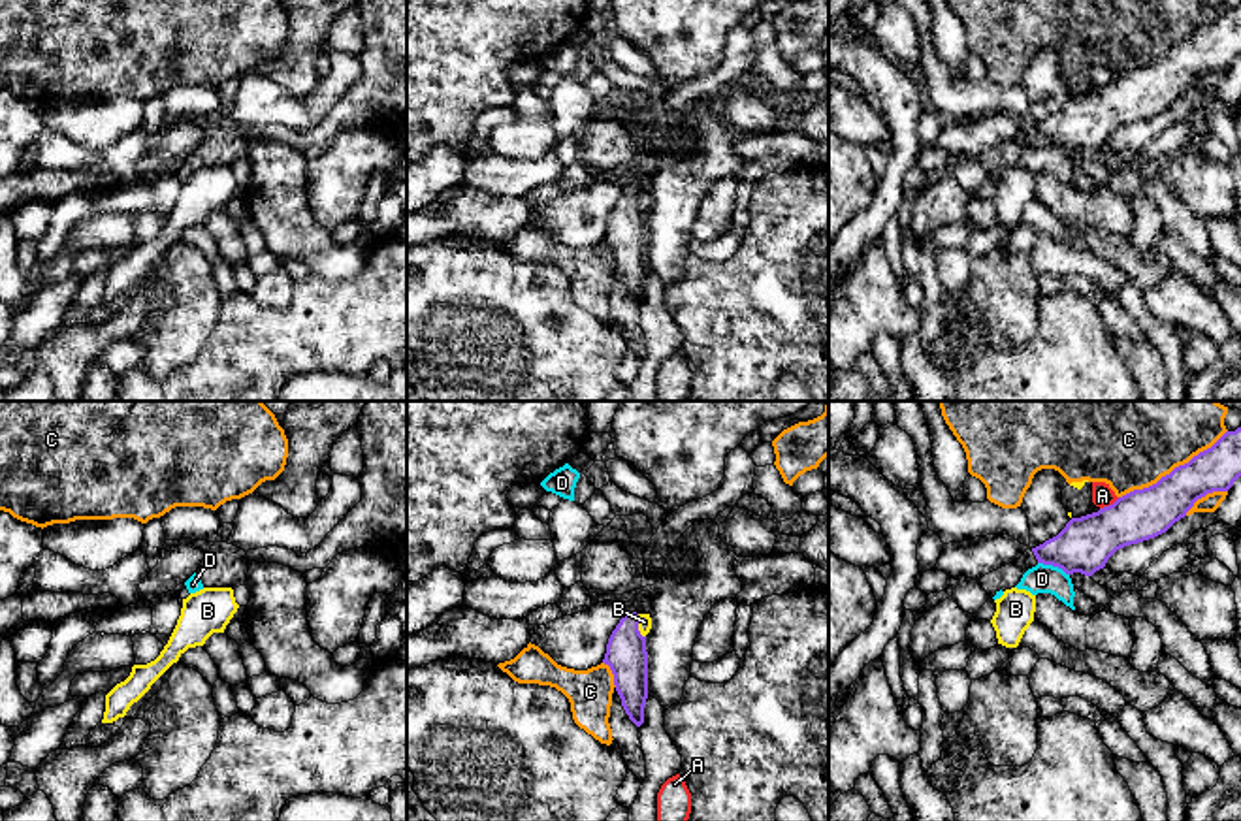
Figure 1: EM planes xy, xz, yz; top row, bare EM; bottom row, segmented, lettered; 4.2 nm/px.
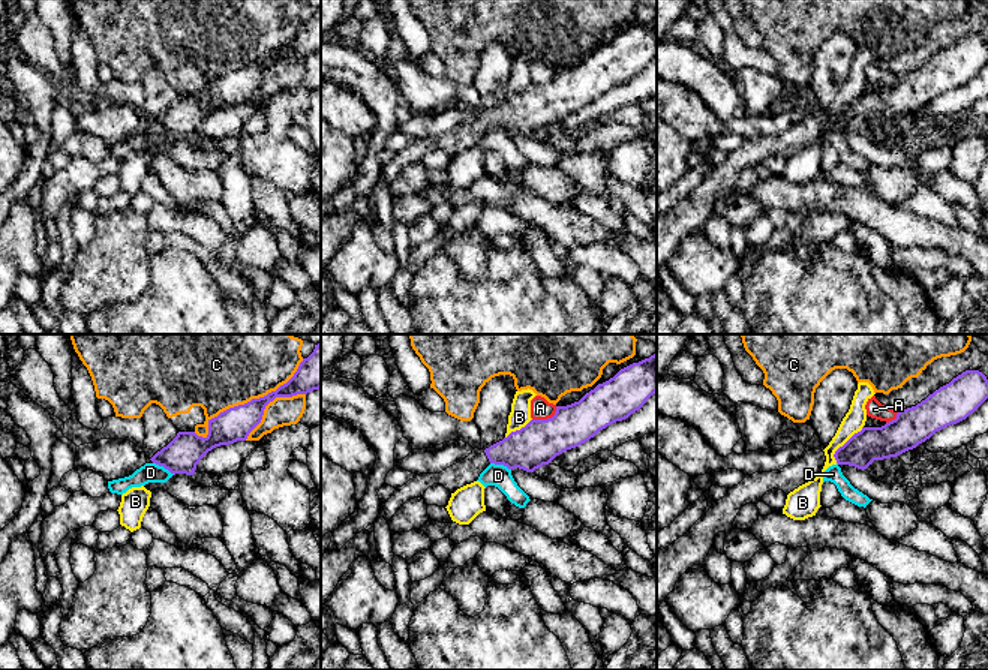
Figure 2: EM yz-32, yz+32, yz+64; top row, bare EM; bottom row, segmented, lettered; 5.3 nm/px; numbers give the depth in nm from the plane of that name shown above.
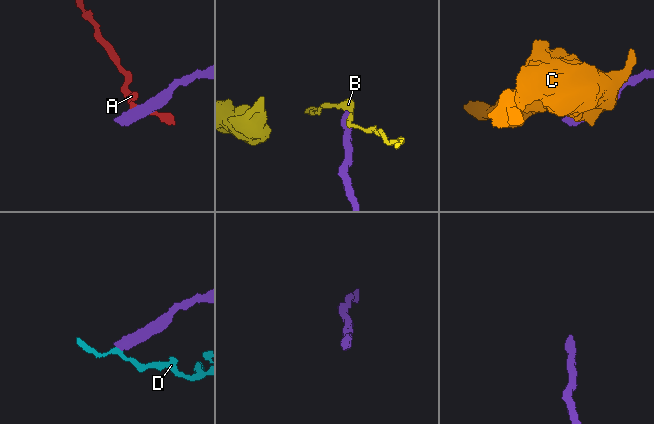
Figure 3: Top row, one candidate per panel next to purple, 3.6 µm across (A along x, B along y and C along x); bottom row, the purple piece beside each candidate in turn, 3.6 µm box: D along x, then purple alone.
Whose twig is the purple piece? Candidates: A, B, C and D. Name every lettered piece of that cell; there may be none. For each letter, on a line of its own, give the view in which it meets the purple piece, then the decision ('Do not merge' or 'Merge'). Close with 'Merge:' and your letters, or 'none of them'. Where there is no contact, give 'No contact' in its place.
A: Touches purple in yz. Do not merge
B: Touches purple in xz. Do not merge
C: Touches purple in yz. Do not merge
D: Touches purple in yz. Do not merge
Merge: none of them

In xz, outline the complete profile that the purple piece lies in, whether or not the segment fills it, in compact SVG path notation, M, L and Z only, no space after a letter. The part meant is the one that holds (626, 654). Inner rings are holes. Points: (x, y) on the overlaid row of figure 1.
M627 612L612 631L603 659L614 674L614 685L629 719L640 727L648 699L646 636L638 631L638 614Z

